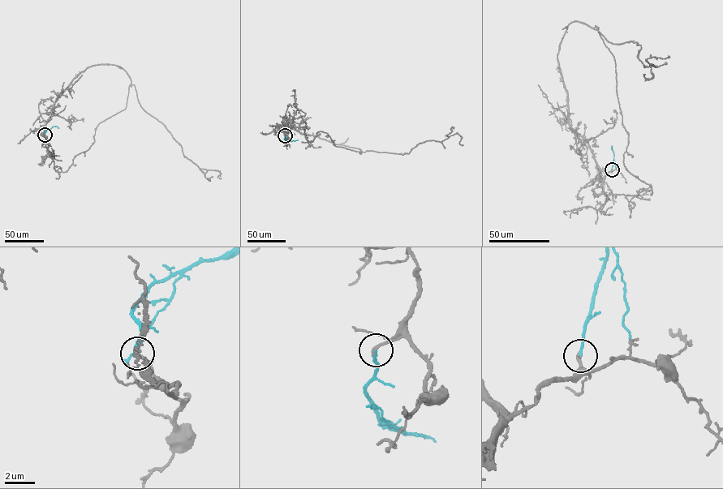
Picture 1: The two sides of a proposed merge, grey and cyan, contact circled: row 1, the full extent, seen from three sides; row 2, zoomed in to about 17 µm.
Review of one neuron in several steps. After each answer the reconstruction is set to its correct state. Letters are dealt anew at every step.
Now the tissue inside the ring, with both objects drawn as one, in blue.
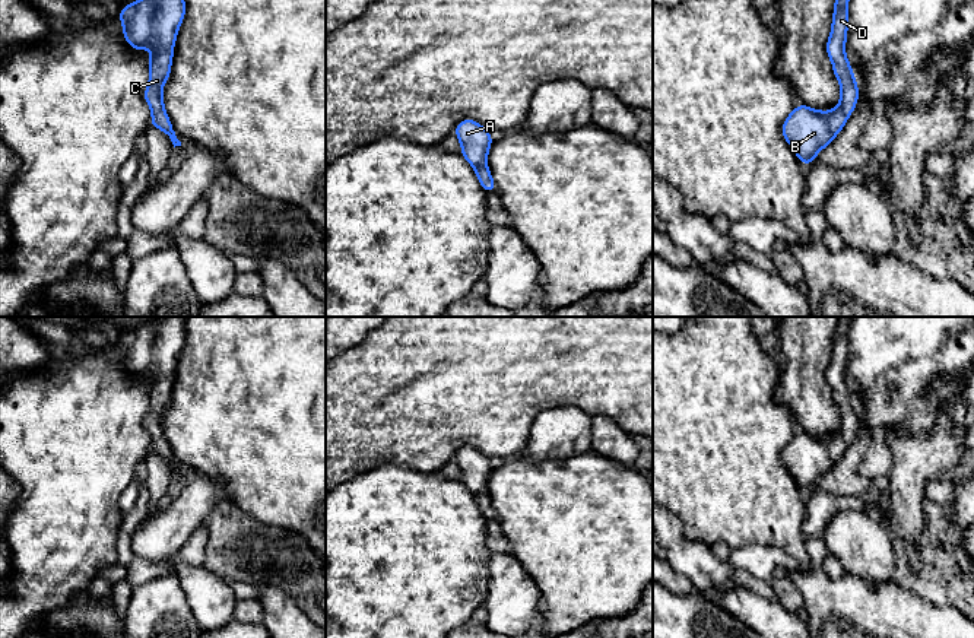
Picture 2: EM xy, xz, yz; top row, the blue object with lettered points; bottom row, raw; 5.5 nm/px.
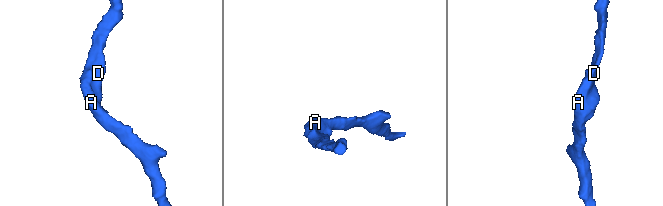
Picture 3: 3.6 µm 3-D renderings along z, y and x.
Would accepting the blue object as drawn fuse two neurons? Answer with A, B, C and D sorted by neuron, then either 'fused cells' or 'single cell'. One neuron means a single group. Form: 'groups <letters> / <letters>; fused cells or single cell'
groups A B C D; single cell

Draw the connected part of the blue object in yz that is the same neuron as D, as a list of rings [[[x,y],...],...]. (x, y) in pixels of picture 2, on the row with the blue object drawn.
[[[835,0],[827,54],[841,88],[840,104],[832,111],[818,111],[806,104],[794,107],[781,126],[784,140],[797,159],[810,166],[815,156],[844,128],[859,101],[859,88],[845,55],[850,0]]]

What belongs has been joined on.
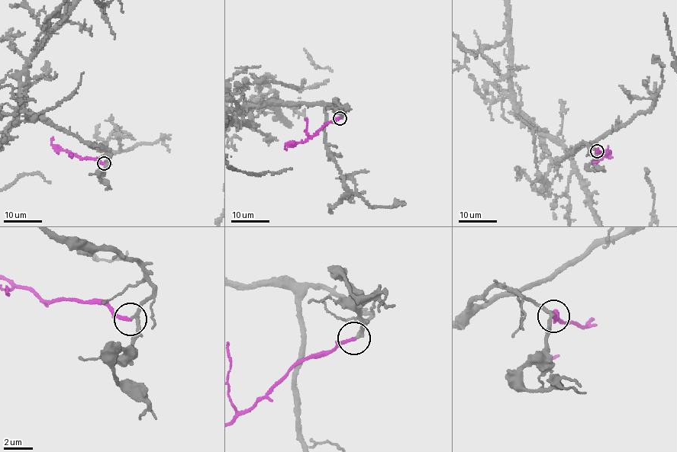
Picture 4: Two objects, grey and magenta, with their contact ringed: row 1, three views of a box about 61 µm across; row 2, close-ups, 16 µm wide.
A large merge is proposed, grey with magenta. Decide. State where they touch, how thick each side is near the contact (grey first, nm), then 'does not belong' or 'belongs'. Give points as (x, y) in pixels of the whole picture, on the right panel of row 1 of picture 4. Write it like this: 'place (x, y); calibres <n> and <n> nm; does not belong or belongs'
place (597, 151); calibres 200 and 220 nm; belongs

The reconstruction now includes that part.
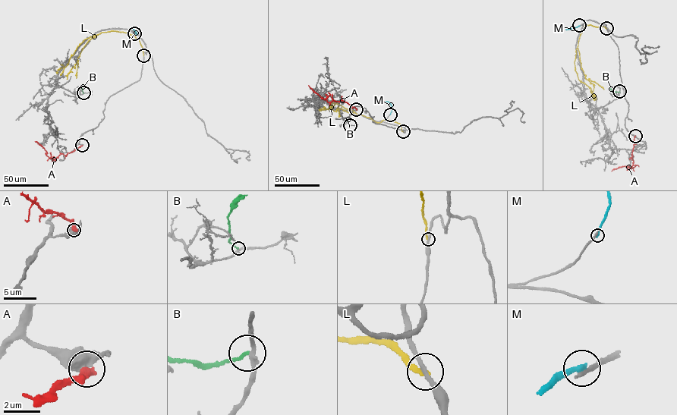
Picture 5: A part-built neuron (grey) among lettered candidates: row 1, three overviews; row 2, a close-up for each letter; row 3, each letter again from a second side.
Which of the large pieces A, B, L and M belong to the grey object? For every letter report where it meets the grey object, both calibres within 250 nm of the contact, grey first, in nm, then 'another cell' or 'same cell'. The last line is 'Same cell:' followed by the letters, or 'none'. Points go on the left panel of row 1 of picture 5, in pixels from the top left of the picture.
A: meets grey at (82, 145); 650 nm thick on the grey side, 420 nm on the other; another cell
B: meets grey at (83, 92); 240 nm thick on the grey side, 180 nm on the other; another cell
L: meets grey at (143, 55); 240 nm thick on the grey side, 240 nm on the other; another cell
M: meets grey at (134, 33); 280 nm thick on the grey side, 280 nm on the other; another cell
Same cell: none

